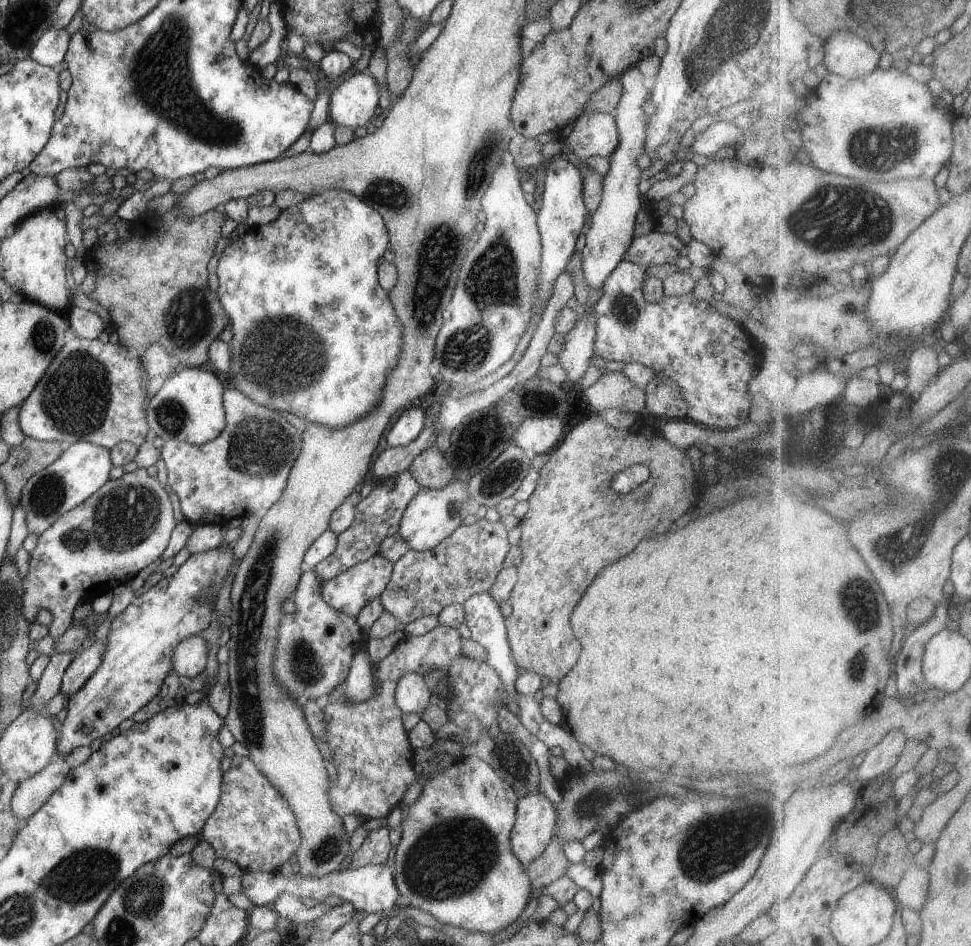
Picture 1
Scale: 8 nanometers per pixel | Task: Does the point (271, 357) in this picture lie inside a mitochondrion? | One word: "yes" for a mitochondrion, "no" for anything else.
yes

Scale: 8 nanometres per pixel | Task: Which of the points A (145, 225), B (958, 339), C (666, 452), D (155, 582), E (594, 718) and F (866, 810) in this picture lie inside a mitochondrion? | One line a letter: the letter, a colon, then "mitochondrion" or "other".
A: other
B: other
C: other
D: other
E: other
F: other

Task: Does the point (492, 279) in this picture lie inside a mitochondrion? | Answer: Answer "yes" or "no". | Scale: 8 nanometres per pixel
yes

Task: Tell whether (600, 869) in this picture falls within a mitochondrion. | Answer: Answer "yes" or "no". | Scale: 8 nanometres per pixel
no

